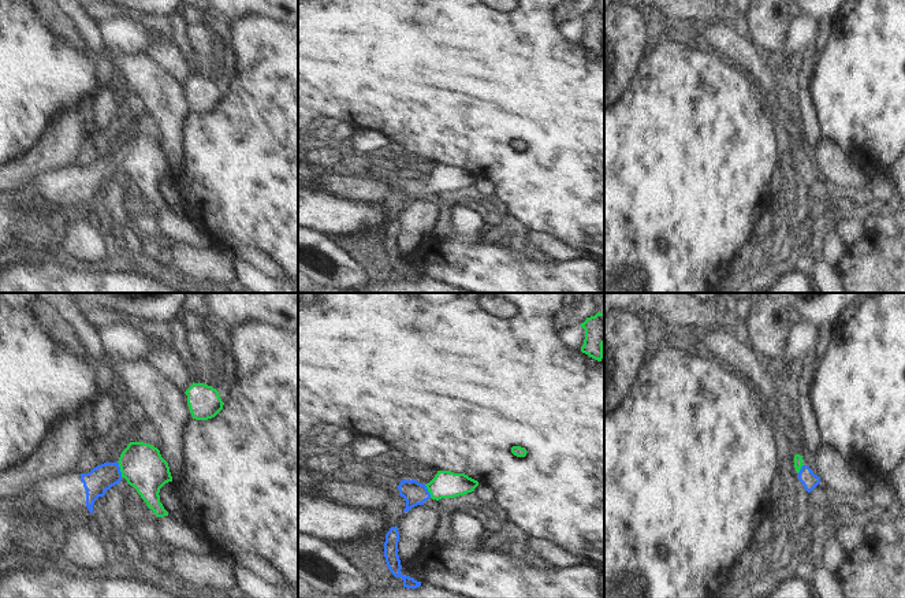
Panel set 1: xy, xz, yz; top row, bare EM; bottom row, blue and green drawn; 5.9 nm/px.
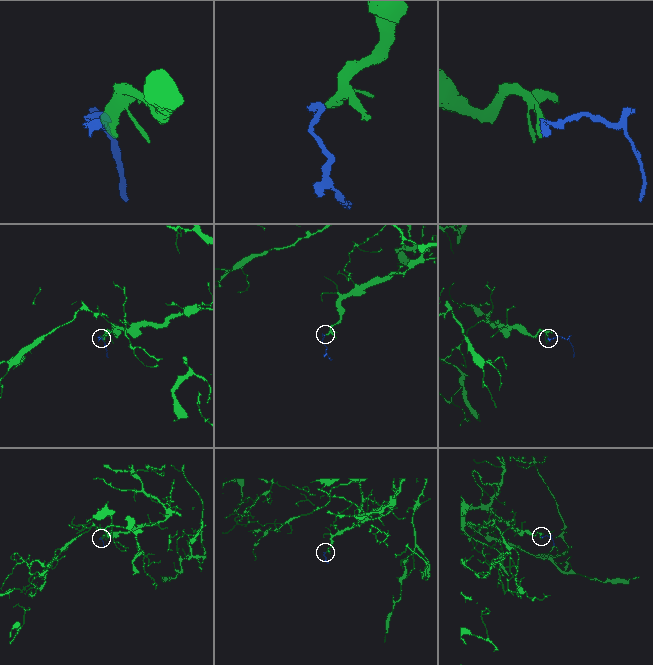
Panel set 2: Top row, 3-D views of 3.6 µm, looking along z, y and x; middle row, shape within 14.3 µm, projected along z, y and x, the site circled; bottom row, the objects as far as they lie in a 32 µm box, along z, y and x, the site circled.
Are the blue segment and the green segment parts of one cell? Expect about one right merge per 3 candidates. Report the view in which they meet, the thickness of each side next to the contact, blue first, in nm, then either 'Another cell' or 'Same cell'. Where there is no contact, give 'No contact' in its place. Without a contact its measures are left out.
Touches blue in xy. Thickness 150 nm (blue) against 260 nm. Same cell.

